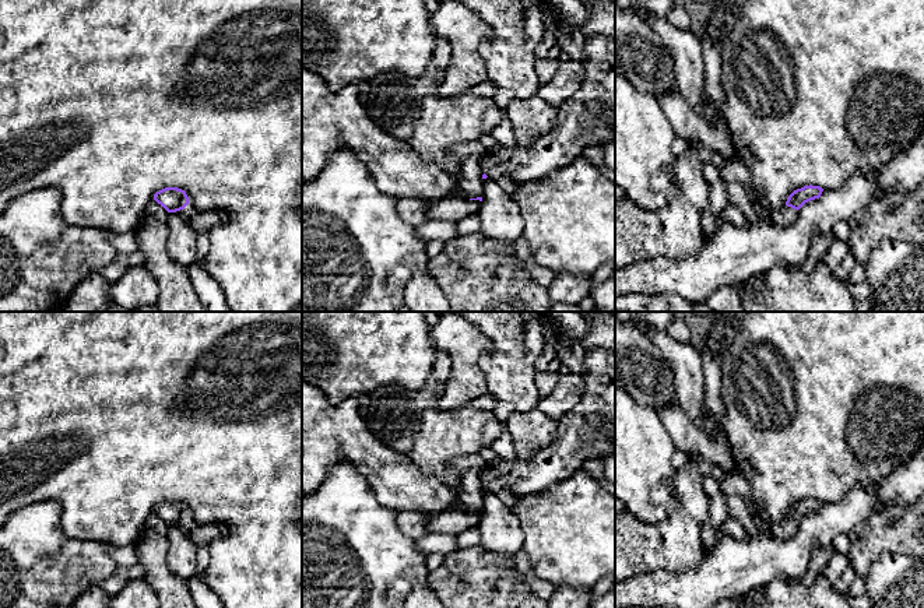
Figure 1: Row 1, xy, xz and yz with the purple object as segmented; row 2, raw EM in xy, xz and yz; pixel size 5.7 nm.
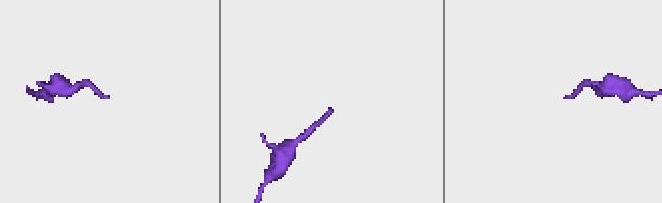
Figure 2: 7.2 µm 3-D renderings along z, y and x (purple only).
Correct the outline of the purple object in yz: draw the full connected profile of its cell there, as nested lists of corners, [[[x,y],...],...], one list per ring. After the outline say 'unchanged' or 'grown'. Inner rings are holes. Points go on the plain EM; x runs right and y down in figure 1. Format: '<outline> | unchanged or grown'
[[[812,498],[804,499],[801,502],[794,503],[788,509],[784,520],[781,520],[779,523],[773,523],[769,519],[765,507],[759,502],[755,500],[758,516],[763,521],[763,524],[766,526],[769,534],[776,538],[780,538],[780,540],[788,540],[797,531],[798,523],[805,516],[819,512],[822,505],[823,505],[823,502],[819,499],[812,499]]] | grown

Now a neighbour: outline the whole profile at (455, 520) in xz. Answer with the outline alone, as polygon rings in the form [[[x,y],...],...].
[[[459,506],[432,516],[426,526],[429,534],[460,534],[468,528],[478,527],[479,513],[470,513]]]

